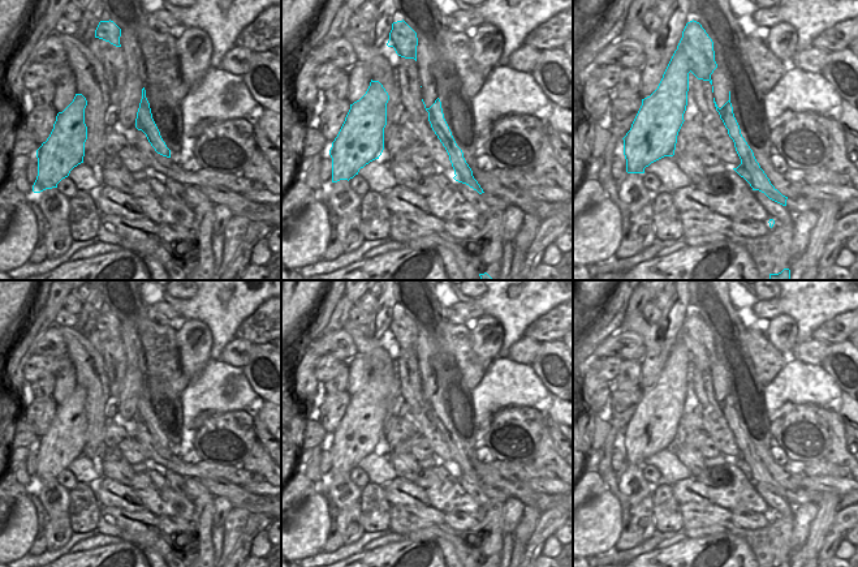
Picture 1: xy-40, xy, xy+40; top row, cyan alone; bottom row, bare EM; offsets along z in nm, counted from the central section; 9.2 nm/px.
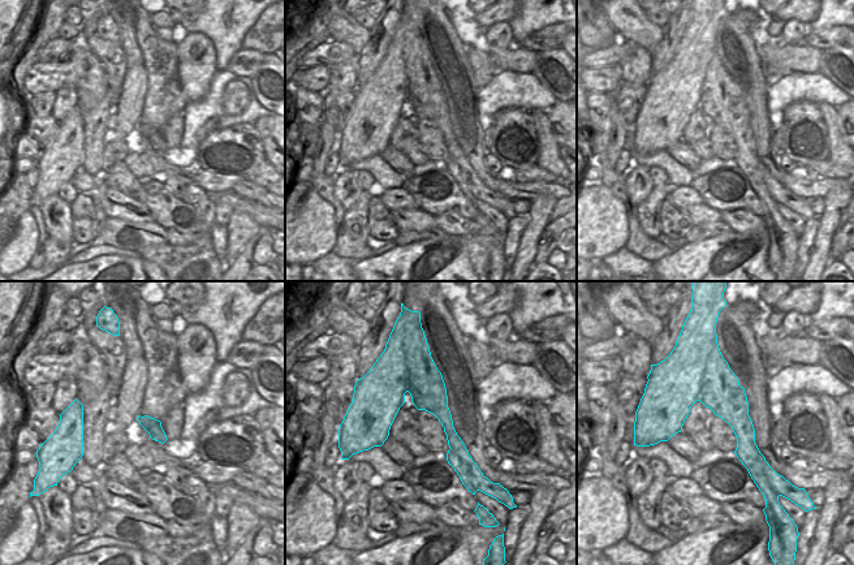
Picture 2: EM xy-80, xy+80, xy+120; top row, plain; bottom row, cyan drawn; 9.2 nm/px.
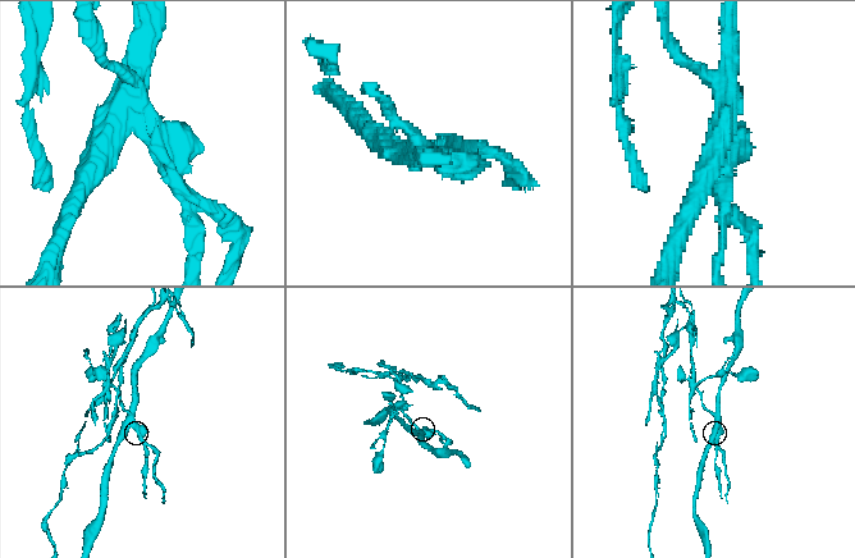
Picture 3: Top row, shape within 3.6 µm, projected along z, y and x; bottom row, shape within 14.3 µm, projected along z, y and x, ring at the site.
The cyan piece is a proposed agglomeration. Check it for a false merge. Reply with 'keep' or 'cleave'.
cleave

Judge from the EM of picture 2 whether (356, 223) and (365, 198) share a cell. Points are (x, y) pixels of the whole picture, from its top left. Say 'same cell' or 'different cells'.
same cell

